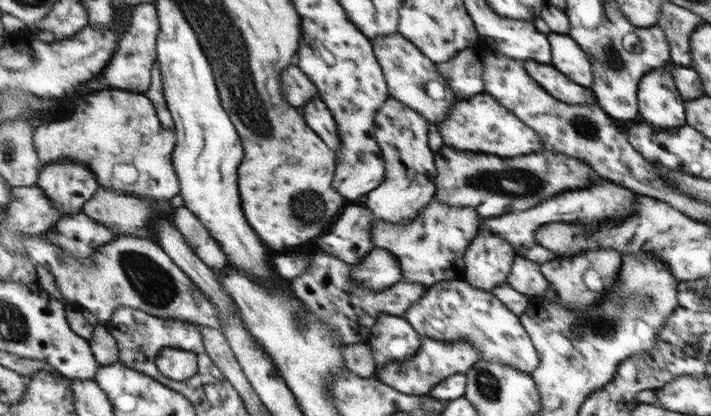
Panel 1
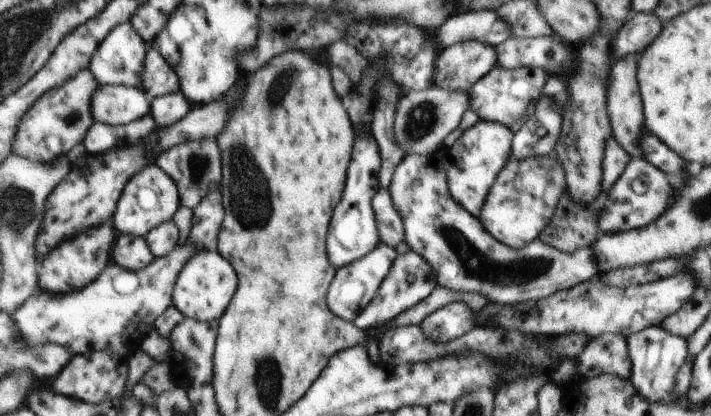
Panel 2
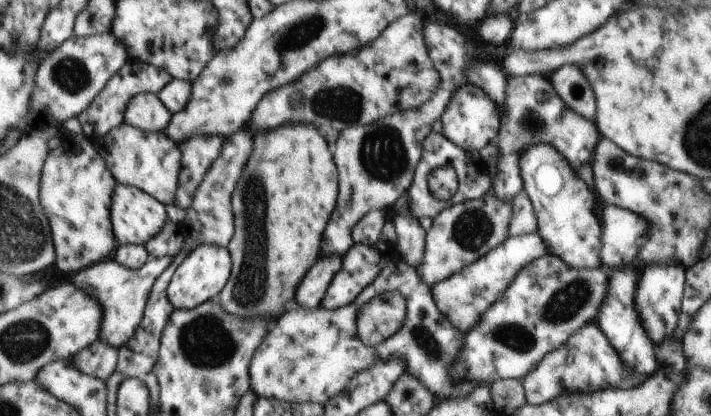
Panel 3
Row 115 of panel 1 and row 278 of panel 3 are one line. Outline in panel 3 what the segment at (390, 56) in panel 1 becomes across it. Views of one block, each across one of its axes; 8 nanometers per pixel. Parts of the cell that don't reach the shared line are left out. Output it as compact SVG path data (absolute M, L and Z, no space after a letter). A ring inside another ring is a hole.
M489 191L481 198L454 204L436 214L429 230L425 232L425 250L421 264L415 268L421 282L431 287L501 245L510 236L511 201L497 200Z

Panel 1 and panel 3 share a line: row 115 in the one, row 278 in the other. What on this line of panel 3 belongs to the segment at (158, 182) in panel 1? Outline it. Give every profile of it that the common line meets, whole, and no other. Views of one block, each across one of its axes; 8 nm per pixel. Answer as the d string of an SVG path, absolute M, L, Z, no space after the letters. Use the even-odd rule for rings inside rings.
M175 257L150 259L143 268L137 270L126 268L111 258L88 266L81 274L75 276L75 286L101 303L103 324L99 340L103 344L120 349L123 345L132 342L135 332L139 330L141 321L145 318L147 303L155 282L173 264Z

